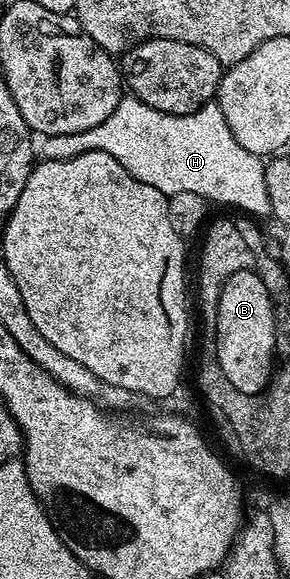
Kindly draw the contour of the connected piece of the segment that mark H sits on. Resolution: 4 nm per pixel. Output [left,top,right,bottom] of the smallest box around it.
[38,96,272,216]

